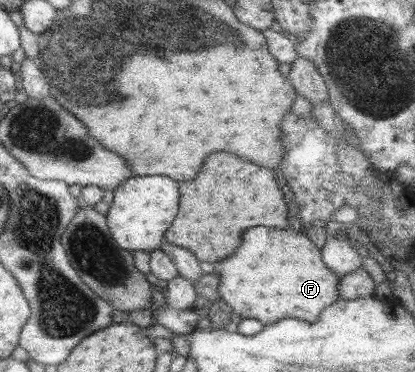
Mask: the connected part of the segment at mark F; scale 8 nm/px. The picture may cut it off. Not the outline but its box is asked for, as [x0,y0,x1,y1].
[218,226,338,324]

